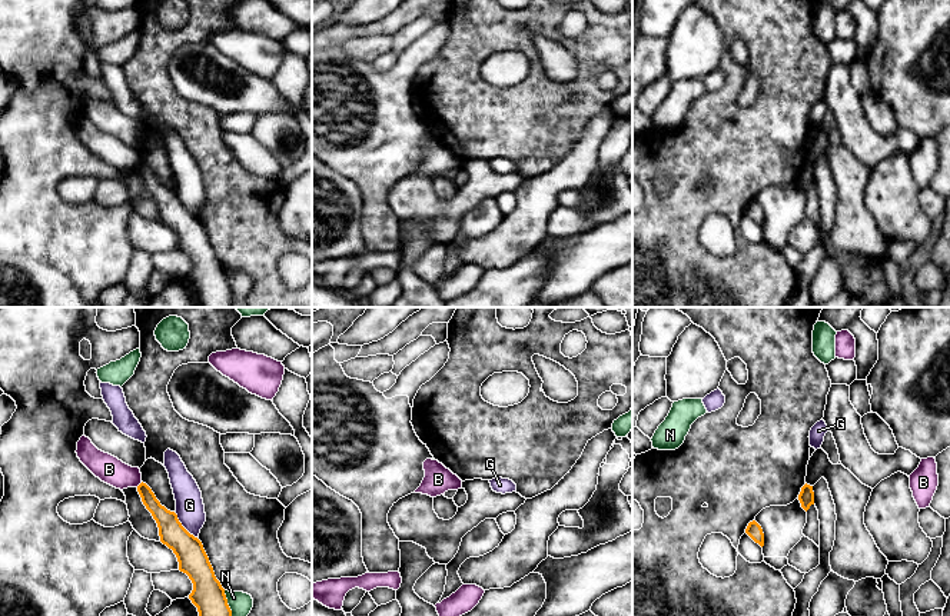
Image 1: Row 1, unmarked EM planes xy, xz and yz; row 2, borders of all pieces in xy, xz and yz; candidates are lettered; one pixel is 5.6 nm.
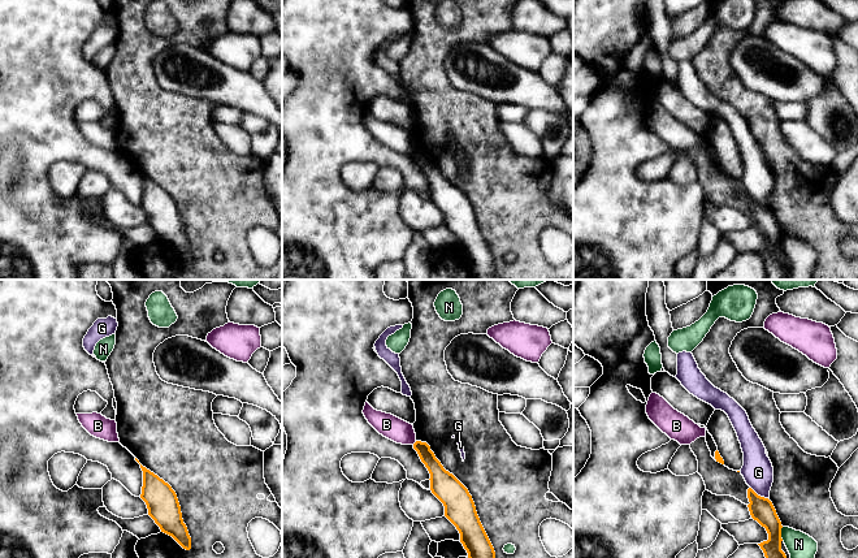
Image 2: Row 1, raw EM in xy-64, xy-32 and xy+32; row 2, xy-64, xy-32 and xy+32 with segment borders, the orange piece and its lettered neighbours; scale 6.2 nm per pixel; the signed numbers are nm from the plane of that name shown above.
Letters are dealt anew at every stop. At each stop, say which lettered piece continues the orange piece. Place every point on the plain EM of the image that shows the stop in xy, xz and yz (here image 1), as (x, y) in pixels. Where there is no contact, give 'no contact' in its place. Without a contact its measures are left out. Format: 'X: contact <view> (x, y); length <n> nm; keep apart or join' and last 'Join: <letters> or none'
B: contact xy (140, 163); length 50 nm; keep apart
G: contact xy (183, 207); length 200 nm; keep apart
N: contact xy (229, 289); length 220 nm; keep apart
Join: none

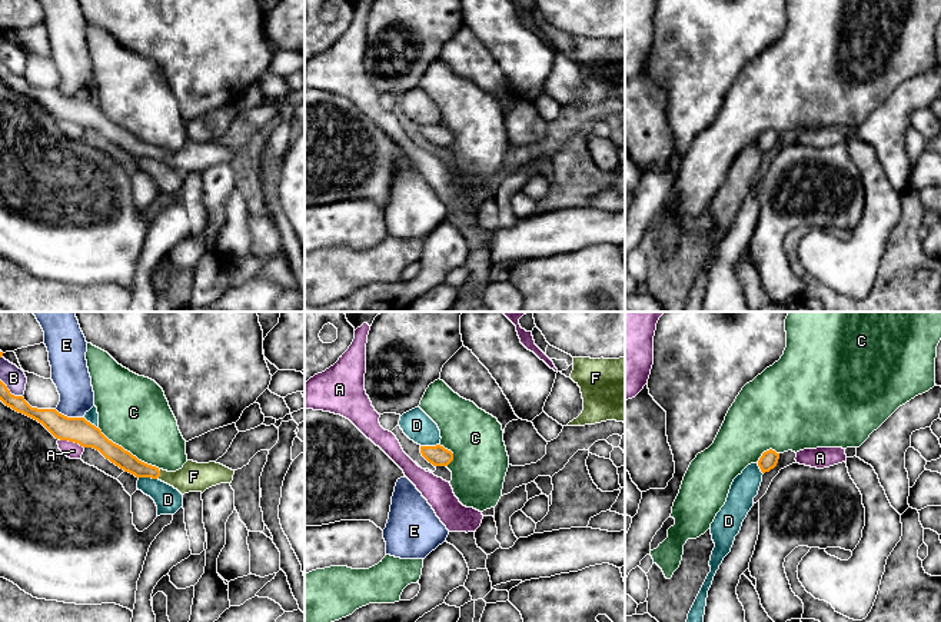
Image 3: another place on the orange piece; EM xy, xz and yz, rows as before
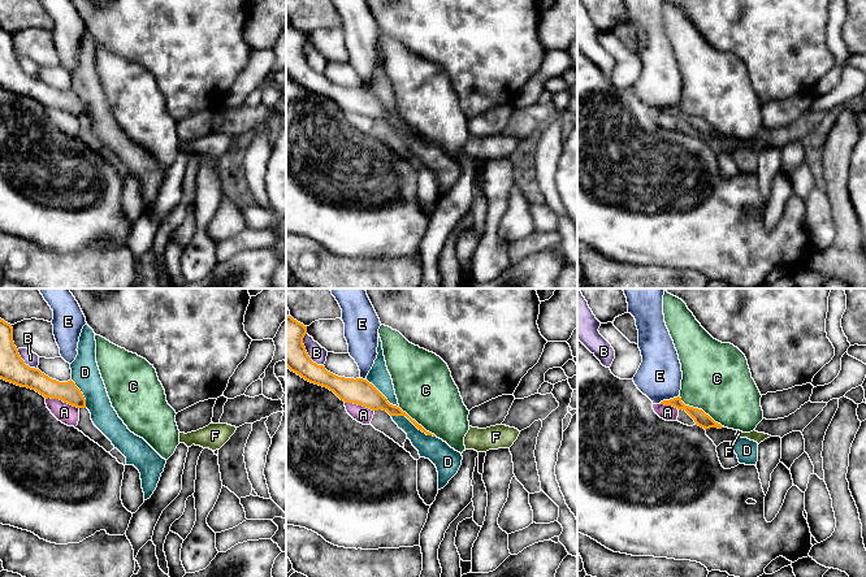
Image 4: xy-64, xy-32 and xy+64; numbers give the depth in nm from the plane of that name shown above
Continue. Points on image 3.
A: contact xy (72, 120); length 160 nm; keep apart
B: contact xy (9, 72); length 160 nm; keep apart
C: contact xy (129, 132); length 420 nm; keep apart
D: contact xy (148, 156); length 110 nm; keep apart
E: contact xy (69, 97); length 180 nm; keep apart
F: contact xy (159, 153); length 60 nm; join
Join: F

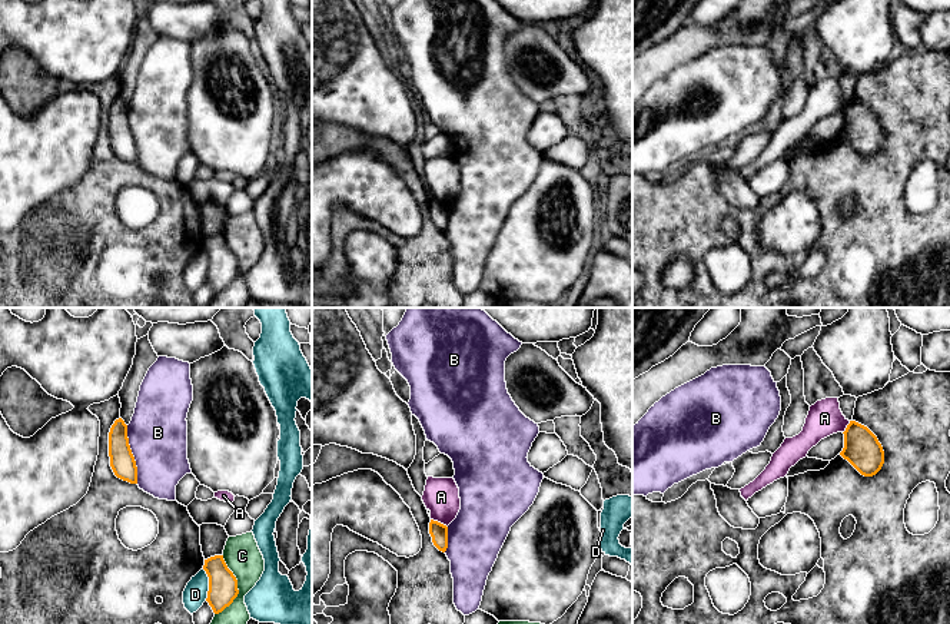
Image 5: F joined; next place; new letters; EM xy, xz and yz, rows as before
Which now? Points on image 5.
A: contact xz (439, 202); length 110 nm; keep apart
B: contact xy (132, 133); length 340 nm; keep apart
C: contact xy (236, 266); length 340 nm; keep apart
D: contact xy (209, 264); length 180 nm; keep apart
Join: none

